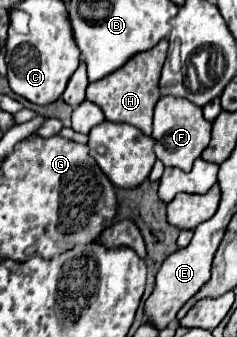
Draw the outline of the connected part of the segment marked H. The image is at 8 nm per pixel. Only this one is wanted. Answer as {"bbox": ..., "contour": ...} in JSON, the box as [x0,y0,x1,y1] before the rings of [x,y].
{"bbox":[86,38,168,136],"contour":[[[164,38],[150,52],[144,52],[142,56],[134,56],[134,60],[130,60],[130,64],[124,64],[118,72],[112,72],[110,76],[88,84],[86,100],[100,106],[106,120],[132,124],[142,134],[150,136],[150,132],[152,132],[152,112],[154,112],[156,102],[162,98],[158,82],[160,82],[162,64],[166,60],[166,52],[168,52],[168,40]]]}

